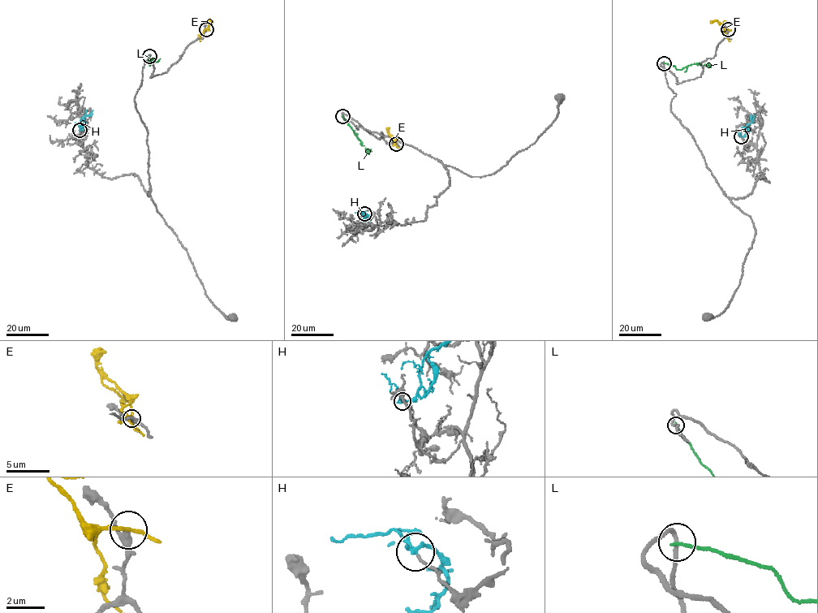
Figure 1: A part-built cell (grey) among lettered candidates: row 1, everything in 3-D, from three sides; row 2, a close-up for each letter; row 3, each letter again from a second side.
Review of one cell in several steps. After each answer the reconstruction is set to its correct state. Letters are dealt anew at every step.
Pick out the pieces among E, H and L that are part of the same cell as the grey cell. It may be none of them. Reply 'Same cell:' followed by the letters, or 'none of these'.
Same cell: none of these

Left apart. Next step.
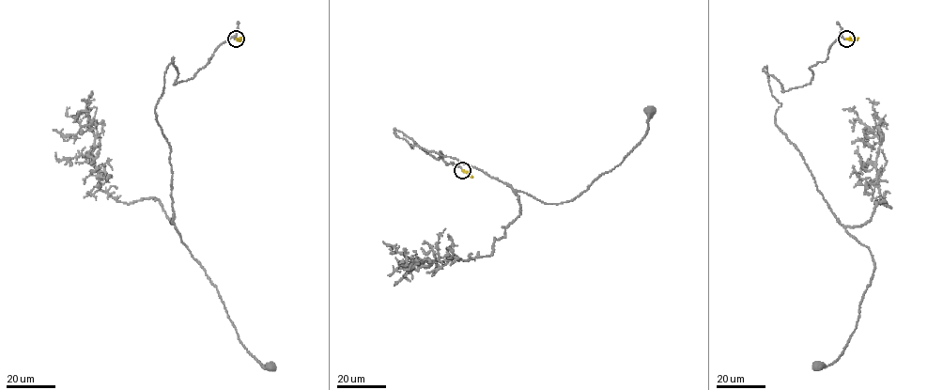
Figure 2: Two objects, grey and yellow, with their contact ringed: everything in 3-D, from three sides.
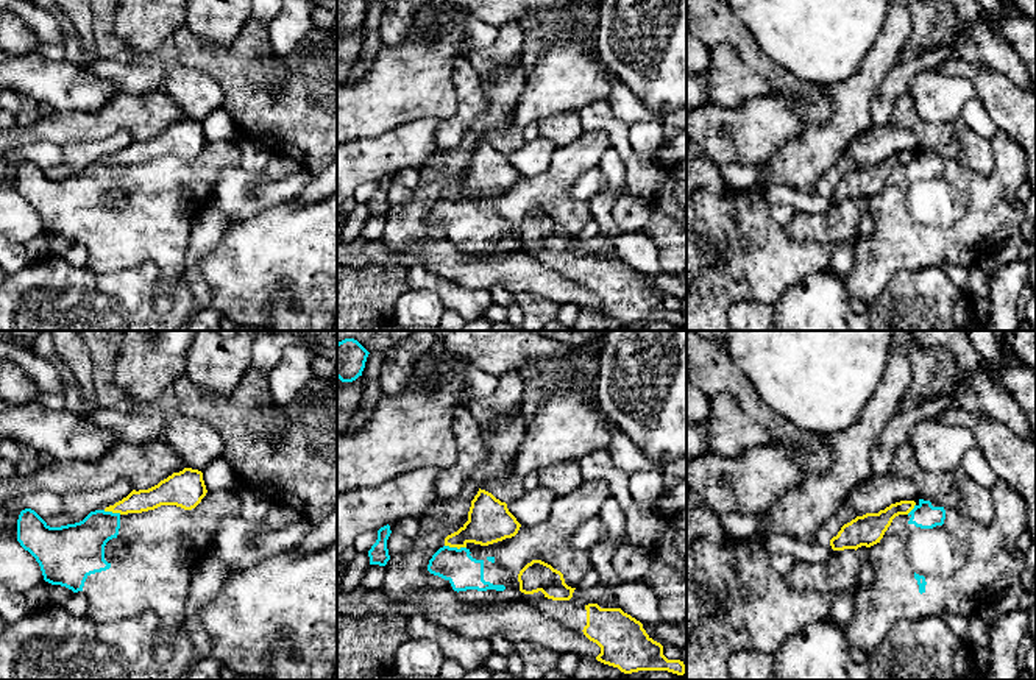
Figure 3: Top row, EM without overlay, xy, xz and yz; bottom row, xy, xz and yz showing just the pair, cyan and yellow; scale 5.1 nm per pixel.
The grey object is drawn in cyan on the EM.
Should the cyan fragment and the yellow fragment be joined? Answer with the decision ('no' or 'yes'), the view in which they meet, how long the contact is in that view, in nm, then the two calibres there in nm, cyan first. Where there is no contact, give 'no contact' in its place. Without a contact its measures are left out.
no; meets cyan in xz; contact 110 nm long; 180 nm thick on the cyan side, 220 nm on the other

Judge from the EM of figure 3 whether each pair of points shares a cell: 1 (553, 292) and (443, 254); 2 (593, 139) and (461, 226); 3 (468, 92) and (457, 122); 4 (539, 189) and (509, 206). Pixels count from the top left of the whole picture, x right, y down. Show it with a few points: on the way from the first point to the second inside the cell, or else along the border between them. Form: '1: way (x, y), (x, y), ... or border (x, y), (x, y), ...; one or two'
1: way (526, 275), (506, 270), (470, 270); one
2: way (560, 172), (540, 192), (529, 194), (493, 217); one
3: way (468, 100), (468, 111), (465, 114); one
4: way (531, 194), (517, 201); one

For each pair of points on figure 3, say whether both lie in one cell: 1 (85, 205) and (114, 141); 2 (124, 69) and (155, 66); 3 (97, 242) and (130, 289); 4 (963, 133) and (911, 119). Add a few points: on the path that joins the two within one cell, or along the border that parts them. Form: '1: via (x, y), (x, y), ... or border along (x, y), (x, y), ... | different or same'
1: border along (103, 159), (95, 159), (81, 170), (69, 173) | different
2: via (131, 69), (147, 69) | same
3: border along (153, 262), (103, 273), (86, 269) | different
4: border along (952, 123), (958, 141), (957, 158) | different

